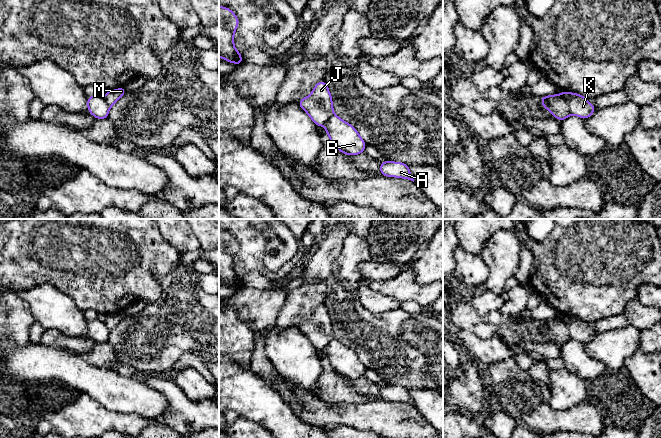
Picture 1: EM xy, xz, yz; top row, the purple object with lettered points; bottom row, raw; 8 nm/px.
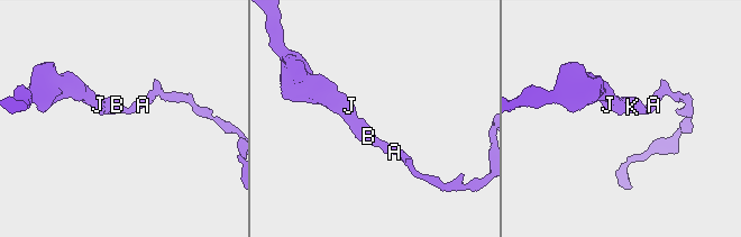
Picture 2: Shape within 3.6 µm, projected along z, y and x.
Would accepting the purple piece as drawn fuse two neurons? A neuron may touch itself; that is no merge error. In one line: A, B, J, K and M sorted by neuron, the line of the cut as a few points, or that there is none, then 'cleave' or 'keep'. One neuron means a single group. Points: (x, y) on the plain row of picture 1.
A B K M / J; cut in yz along (561, 317), (571, 338); cleave

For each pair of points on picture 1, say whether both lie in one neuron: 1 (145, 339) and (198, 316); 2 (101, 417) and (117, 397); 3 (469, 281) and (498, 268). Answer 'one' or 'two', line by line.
1: one
2: two
3: two

